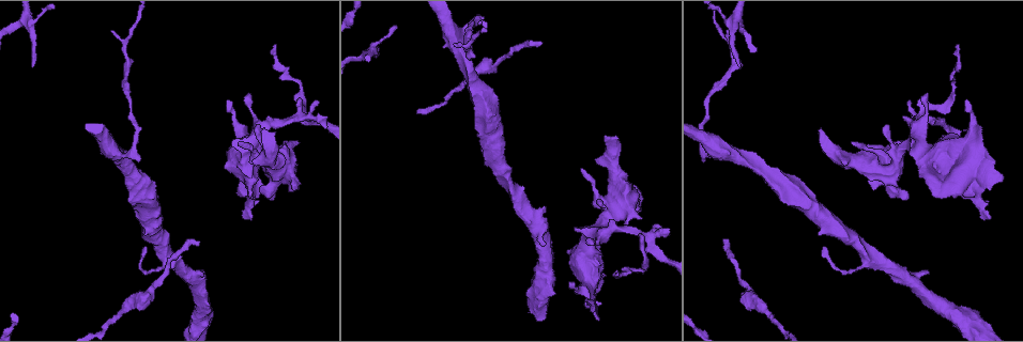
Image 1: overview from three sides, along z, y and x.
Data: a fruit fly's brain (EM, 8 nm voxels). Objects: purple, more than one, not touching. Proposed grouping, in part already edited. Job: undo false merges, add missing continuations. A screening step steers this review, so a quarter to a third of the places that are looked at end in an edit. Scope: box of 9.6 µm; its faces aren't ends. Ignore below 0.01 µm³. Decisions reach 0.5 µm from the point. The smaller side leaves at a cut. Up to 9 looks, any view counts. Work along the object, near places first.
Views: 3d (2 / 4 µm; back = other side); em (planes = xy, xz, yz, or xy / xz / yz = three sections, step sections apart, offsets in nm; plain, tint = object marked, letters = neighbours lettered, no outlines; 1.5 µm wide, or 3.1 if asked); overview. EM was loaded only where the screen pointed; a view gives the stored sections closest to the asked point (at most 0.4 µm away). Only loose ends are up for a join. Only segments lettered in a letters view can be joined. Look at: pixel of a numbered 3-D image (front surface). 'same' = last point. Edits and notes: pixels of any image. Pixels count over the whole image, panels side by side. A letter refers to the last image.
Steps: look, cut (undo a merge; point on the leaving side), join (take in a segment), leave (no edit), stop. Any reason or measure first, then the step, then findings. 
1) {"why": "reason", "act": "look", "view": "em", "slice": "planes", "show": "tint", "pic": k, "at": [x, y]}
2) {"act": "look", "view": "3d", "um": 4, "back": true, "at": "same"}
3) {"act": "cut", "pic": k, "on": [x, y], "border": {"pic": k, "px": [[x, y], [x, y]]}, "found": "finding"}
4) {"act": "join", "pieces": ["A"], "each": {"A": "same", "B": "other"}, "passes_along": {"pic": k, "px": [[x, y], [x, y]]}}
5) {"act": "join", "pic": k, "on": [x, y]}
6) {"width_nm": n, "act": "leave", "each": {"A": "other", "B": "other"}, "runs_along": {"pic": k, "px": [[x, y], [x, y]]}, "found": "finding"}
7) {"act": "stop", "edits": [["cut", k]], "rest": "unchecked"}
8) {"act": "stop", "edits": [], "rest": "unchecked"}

{"why": "an open end", "act": "look", "view": "3d", "um": 2, "back": true, "pic": 1, "at": [660, 227]}

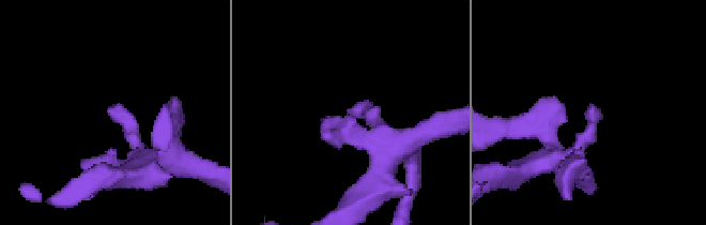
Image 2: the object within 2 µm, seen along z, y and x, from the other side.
{"why": "need the tissue", "act": "look", "view": "em", "slice": "xy", "step": 4, "show": "plain", "pic": 2, "at": [592, 108]}

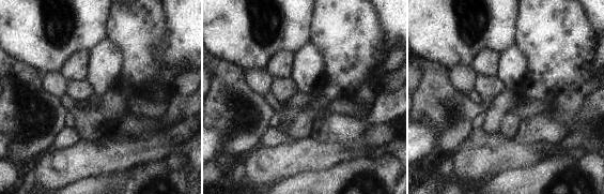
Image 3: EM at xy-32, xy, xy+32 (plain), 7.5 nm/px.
{"act": "look", "view": "em", "slice": "xy", "step": 4, "show": "letters", "at": "same"}

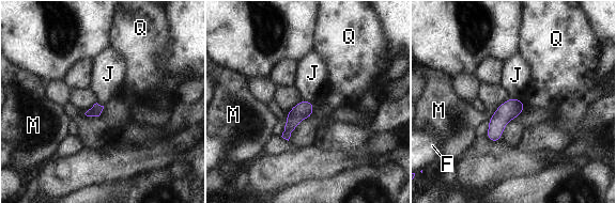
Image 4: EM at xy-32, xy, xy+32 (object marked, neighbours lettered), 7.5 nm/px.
{"act": "leave", "each": {"F": "other", "J": "other", "M": "other", "Q": "other"}, "border": {"pic": 4, "px": [[303, 99], [313, 103]]}, "found": "no lettered segment goes on from it"}

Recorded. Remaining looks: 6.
{"why": "free end", "act": "look", "view": "em", "slice": "xz", "step": 8, "show": "letters", "pic": 1, "at": [967, 101]}

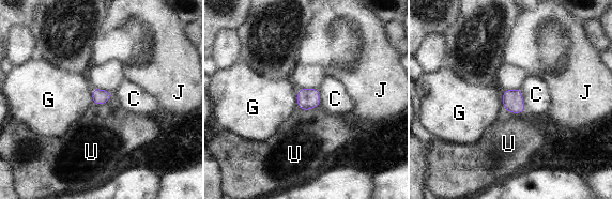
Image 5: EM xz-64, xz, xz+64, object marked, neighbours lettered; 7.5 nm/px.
{"longest_contact_nm": ["C", 190], "act": "leave", "each": {"C": "other", "G": "other", "J": "other", "U": "other"}, "border": {"pic": 5, "px": [[319, 105], [310, 109], [297, 109]]}, "found": "none of them fits"}

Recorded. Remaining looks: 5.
{"why": "an open end", "act": "look", "view": "em", "slice": "xz", "step": 8, "show": "tint", "pic": 1, "at": [587, 307]}

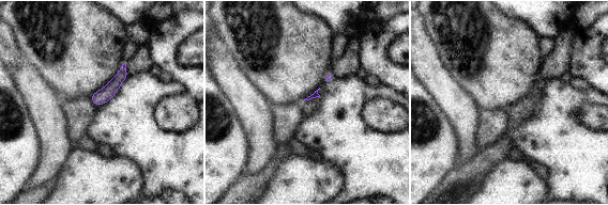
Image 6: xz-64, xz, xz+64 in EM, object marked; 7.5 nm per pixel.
{"why": "cut it another way", "act": "look", "view": "em", "slice": "planes", "show": "letters", "at": "same"}

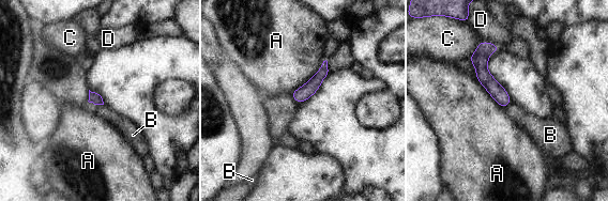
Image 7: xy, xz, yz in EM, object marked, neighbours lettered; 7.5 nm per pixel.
{"act": "leave", "each": {"A": "other", "B": "other", "C": "other", "D": "other"}, "border": {"pic": 7, "px": [[88, 101], [103, 105]]}, "found": "none of them fits"}

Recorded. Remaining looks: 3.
{"act": "look", "view": "em", "slice": "planes", "show": "letters", "pic": 1, "at": [540, 43]}

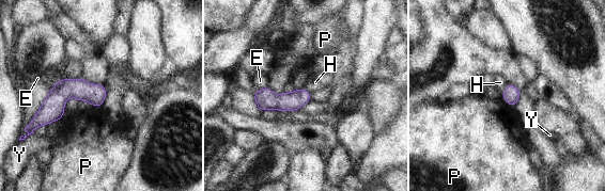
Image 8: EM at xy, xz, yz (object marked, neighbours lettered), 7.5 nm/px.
{"act": "leave", "each": {"E": "other", "H": "other", "P": "other", "Y": "other"}, "border": {"pic": 8, "px": [[508, 84], [502, 91]]}, "found": "none of them fits"}

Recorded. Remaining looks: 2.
{"act": "stop", "edits": [], "rest": "unchecked"}

